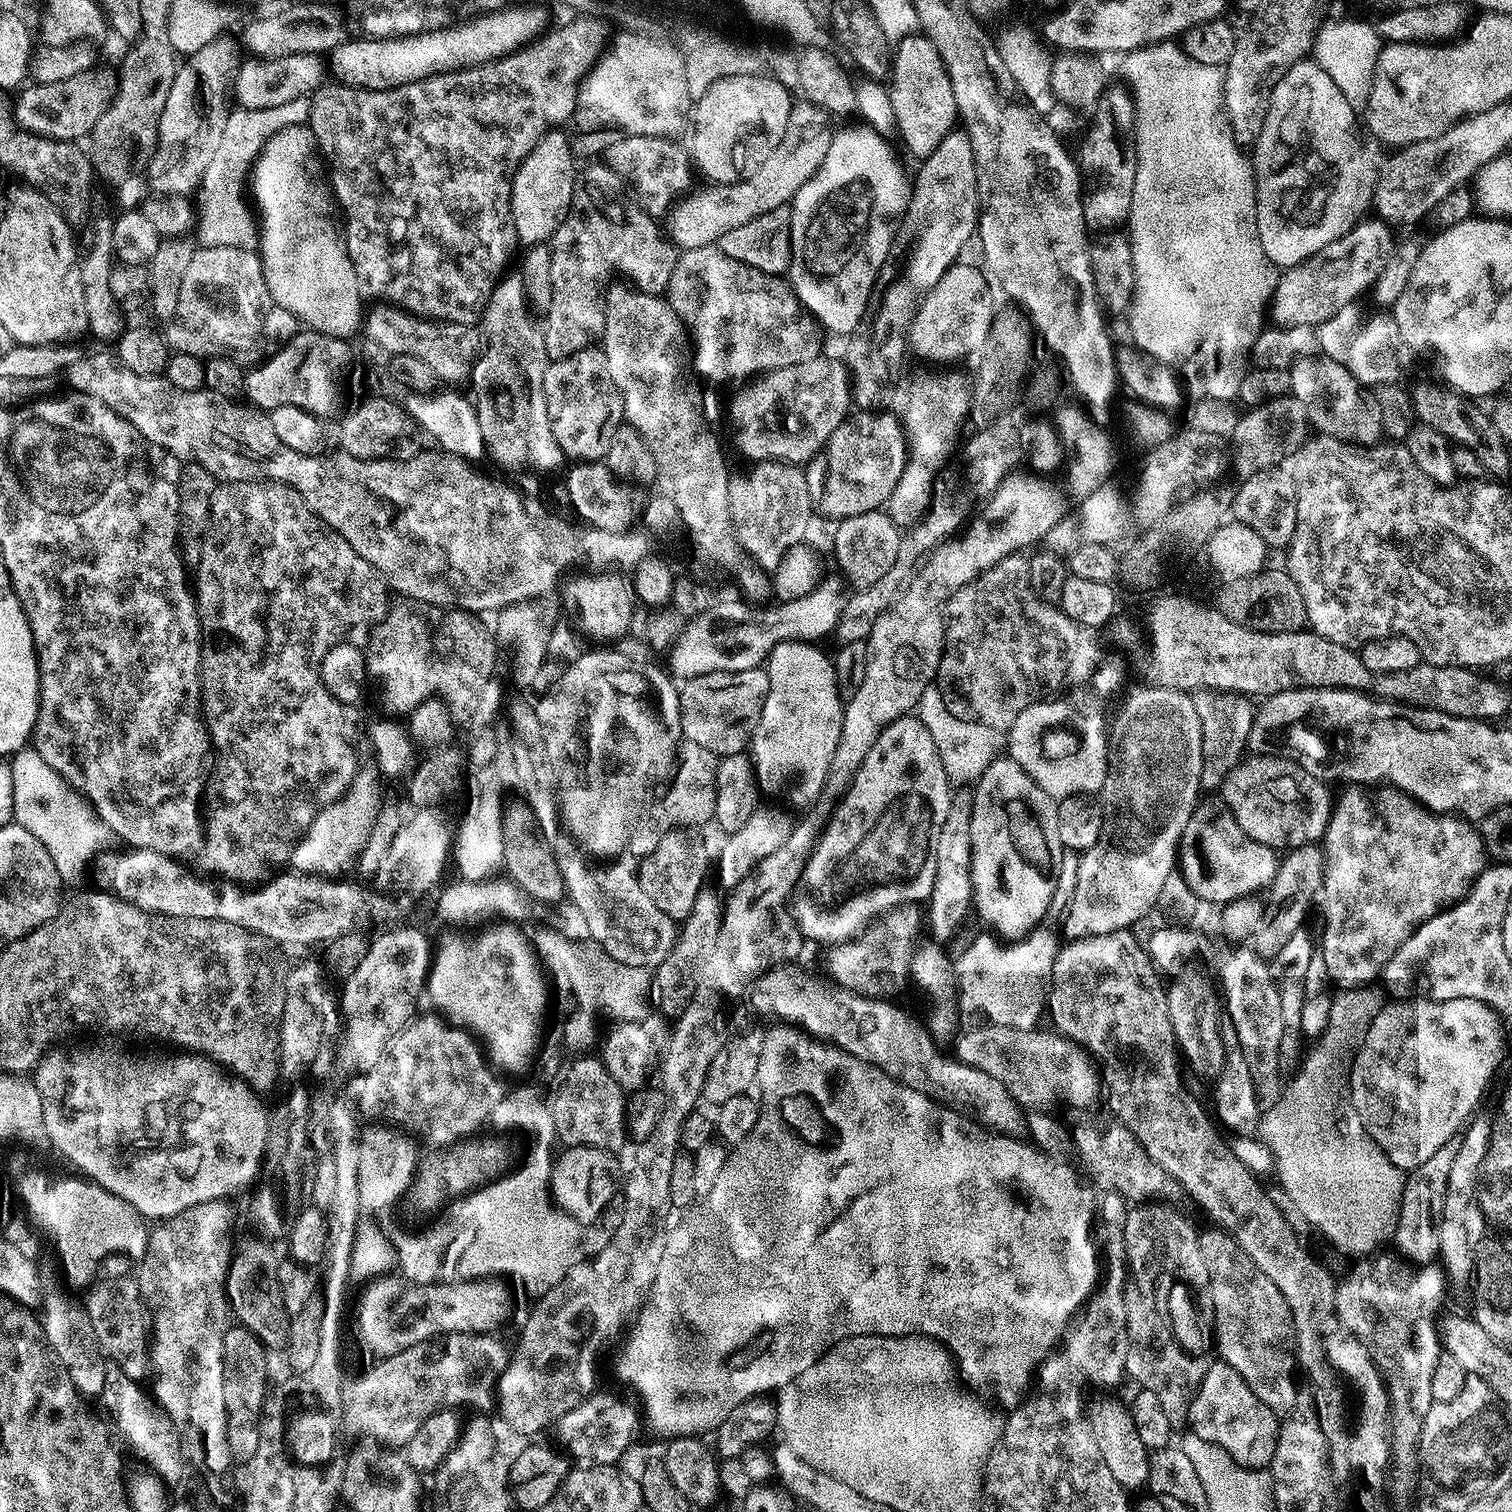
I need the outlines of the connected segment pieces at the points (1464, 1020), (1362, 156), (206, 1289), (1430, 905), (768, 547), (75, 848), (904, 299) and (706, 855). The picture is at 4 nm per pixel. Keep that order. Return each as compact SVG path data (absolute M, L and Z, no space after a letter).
M1456 998L1453 1001L1432 1001L1427 999L1405 999L1403 1002L1385 1003L1369 1019L1362 1032L1362 1039L1359 1041L1360 1049L1356 1052L1356 1061L1350 1068L1350 1098L1354 1102L1354 1110L1362 1118L1365 1130L1370 1134L1370 1138L1381 1148L1382 1154L1390 1158L1394 1167L1401 1170L1411 1170L1422 1166L1424 1162L1434 1158L1438 1150L1449 1147L1461 1135L1462 1129L1473 1119L1476 1107L1480 1104L1480 1099L1484 1096L1484 1091L1488 1088L1488 1083L1492 1080L1492 1075L1500 1068L1500 1063L1504 1060L1504 1024L1501 1014L1491 1008L1490 1005L1475 1001L1472 998Z
M1308 58L1300 60L1294 66L1290 66L1290 70L1286 70L1286 74L1282 74L1282 78L1274 86L1274 90L1268 99L1268 113L1264 119L1264 125L1254 145L1256 153L1251 153L1250 163L1256 178L1258 238L1262 242L1262 250L1266 254L1266 258L1271 264L1276 265L1277 269L1287 270L1293 268L1295 264L1300 264L1302 261L1310 259L1312 256L1317 256L1319 252L1323 252L1327 248L1330 242L1342 238L1351 228L1356 227L1365 213L1367 213L1364 211L1369 211L1372 203L1372 192L1376 188L1378 172L1375 167L1372 169L1372 164L1368 161L1368 156L1364 153L1364 148L1360 145L1359 138L1356 137L1356 112L1357 109L1345 98L1342 90L1338 90L1338 86L1334 86L1330 74L1326 74L1326 70L1322 70Z
M228 1198L211 1200L210 1202L202 1202L198 1206L194 1206L189 1212L182 1216L173 1216L165 1219L157 1228L153 1227L148 1240L148 1250L146 1260L148 1264L148 1281L144 1284L144 1292L142 1288L142 1296L152 1307L152 1316L156 1319L156 1325L150 1328L150 1352L152 1348L152 1368L156 1371L156 1392L154 1390L155 1399L158 1401L159 1407L167 1414L174 1414L180 1425L189 1427L189 1434L192 1440L198 1439L205 1443L208 1441L208 1432L212 1432L212 1436L220 1436L220 1444L216 1444L216 1448L224 1448L224 1438L228 1435L228 1418L222 1414L224 1403L224 1377L221 1375L220 1358L222 1355L229 1353L225 1340L228 1337L228 1329L230 1327L230 1305L228 1302L228 1266L232 1263L234 1255L234 1243L232 1244L232 1223L236 1220L236 1212L232 1209L233 1201Z
M1352 786L1347 789L1349 792L1344 797L1335 801L1332 817L1329 826L1322 839L1322 851L1324 853L1324 863L1326 865L1326 884L1332 888L1332 897L1328 900L1328 909L1324 912L1324 945L1322 951L1326 960L1326 970L1328 980L1334 985L1341 984L1344 990L1360 990L1372 979L1379 977L1387 963L1390 962L1395 952L1407 939L1415 932L1416 928L1422 927L1428 920L1434 918L1443 910L1451 908L1453 904L1463 900L1471 889L1475 886L1476 880L1486 869L1486 853L1484 850L1484 839L1481 838L1477 825L1469 822L1459 814L1437 814L1424 807L1419 800L1413 796L1408 796L1404 792L1387 790L1388 792L1376 792L1372 800L1367 796L1365 789L1360 786Z
M765 460L755 465L755 472L749 476L733 475L728 482L732 524L736 527L736 537L741 546L752 555L752 559L772 574L783 562L787 552L796 545L803 545L808 532L808 480L804 477L805 469L774 460Z
M21 750L11 757L12 777L14 778L14 820L21 824L46 850L50 850L50 858L58 866L58 874L65 885L72 884L84 876L84 871L109 847L108 839L114 833L108 823L96 812L96 809L72 787L67 784L54 769L34 750Z
M953 130L946 134L945 138L938 145L938 150L934 150L934 154L930 154L929 156L923 157L920 169L916 172L916 180L914 176L914 181L910 186L910 195L908 197L908 212L914 214L914 212L924 212L920 216L920 224L921 228L917 230L916 237L912 240L912 253L908 256L908 261L904 264L904 269L901 270L900 276L896 276L892 281L888 284L888 289L884 292L884 297L879 300L874 308L874 315L871 317L872 325L868 328L868 337L865 340L860 340L856 345L852 348L852 353L849 354L848 360L846 359L846 367L850 373L850 383L852 386L852 394L854 397L855 407L860 408L876 408L872 410L880 410L885 407L884 404L888 400L888 383L892 380L892 368L888 364L896 364L900 359L903 358L904 352L906 353L906 349L908 348L908 325L914 322L914 318L916 317L916 312L920 308L920 302L924 299L924 296L928 293L928 291L934 286L938 286L938 278L942 278L942 274L946 274L946 270L952 267L953 264L957 263L961 259L960 251L964 248L964 243L967 242L968 239L975 237L978 232L978 225L980 223L980 188L976 184L976 162L974 160L974 150L970 146L970 138L967 133L963 130Z
M681 826L663 833L664 841L653 850L645 860L638 864L640 883L648 895L660 906L665 917L673 916L676 922L683 922L694 910L695 900L705 891L704 879L708 876L708 867L714 864L712 848L706 837L696 826Z

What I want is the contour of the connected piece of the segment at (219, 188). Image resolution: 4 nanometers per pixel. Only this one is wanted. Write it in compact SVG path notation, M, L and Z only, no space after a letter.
M299 98L257 112L235 110L236 112L229 114L228 121L224 124L224 137L221 140L215 139L209 149L204 190L199 191L196 196L200 212L197 243L201 247L234 246L248 250L257 245L258 224L253 213L250 210L249 213L244 204L240 183L243 180L245 183L248 171L268 137L273 136L279 128L303 125L307 121L308 105L307 99Z

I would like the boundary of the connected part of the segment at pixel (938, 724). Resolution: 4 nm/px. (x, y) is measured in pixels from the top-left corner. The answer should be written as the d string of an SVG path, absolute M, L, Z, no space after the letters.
M936 686L927 688L922 694L918 705L918 719L930 730L938 746L938 754L942 758L942 766L946 770L949 781L979 781L981 774L1001 755L1000 747L1005 747L1005 737L990 726L982 726L977 720L965 718L963 715L955 716L948 709L948 704L938 688Z

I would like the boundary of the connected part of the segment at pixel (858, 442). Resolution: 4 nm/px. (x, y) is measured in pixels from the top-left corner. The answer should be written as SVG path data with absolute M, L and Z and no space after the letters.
M881 411L872 420L869 428L851 428L845 426L834 430L834 434L826 445L826 456L828 452L828 473L824 476L824 489L820 492L820 508L833 521L847 522L858 514L866 514L883 509L888 499L894 494L894 486L902 478L902 474L908 465L908 437L904 434L904 425L900 422L899 415Z

